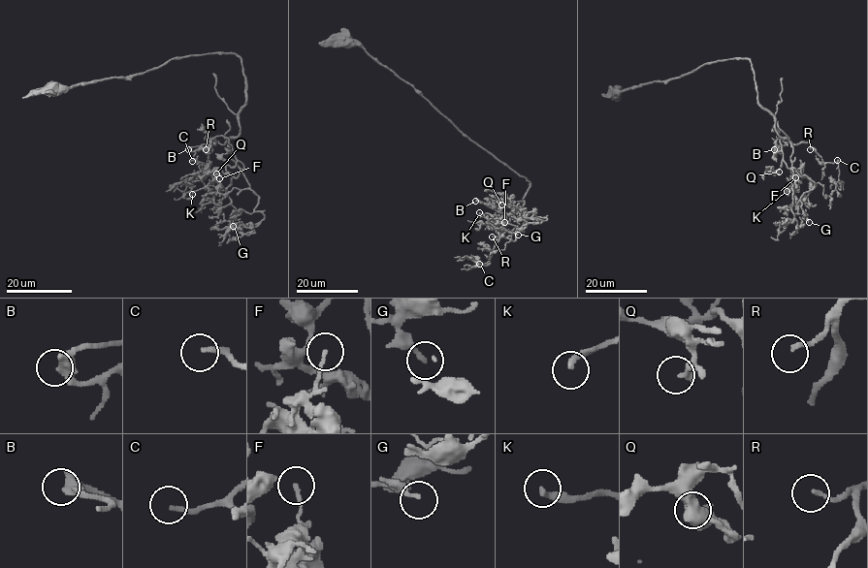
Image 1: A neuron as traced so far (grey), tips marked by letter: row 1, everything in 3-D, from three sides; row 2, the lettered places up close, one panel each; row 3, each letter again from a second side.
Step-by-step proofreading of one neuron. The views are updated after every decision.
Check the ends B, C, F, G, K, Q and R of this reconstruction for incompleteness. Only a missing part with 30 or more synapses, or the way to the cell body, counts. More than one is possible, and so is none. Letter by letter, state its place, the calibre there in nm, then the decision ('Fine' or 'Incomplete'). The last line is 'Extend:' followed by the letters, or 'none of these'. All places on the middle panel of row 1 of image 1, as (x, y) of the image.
B: Place: (475, 201). Thickness 340 nm. Incomplete
C: Place: (479, 264). Thickness 190 nm. Incomplete
F: Place: (504, 222). Thickness 140 nm. Fine
G: Place: (518, 235). Thickness 160 nm. Fine
K: Place: (479, 212). Thickness 240 nm. Fine
Q: Place: (501, 205). Thickness 160 nm. Fine
R: Place: (492, 236). Thickness 150 nm. Incomplete
Extend: B, C, R

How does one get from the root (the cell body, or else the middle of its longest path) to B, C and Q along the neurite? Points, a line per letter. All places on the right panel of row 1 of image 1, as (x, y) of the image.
B: (614, 91), (747, 58), (757, 102), (790, 144), (791, 167), (784, 161), (780, 137), (774, 149)
C: (614, 91), (747, 58), (757, 102), (773, 116), (776, 132), (791, 143), (808, 142), (824, 163), (837, 160)
Q: (614, 91), (747, 58), (757, 102), (792, 148), (791, 167), (783, 160), (778, 171), (771, 168), (779, 172)

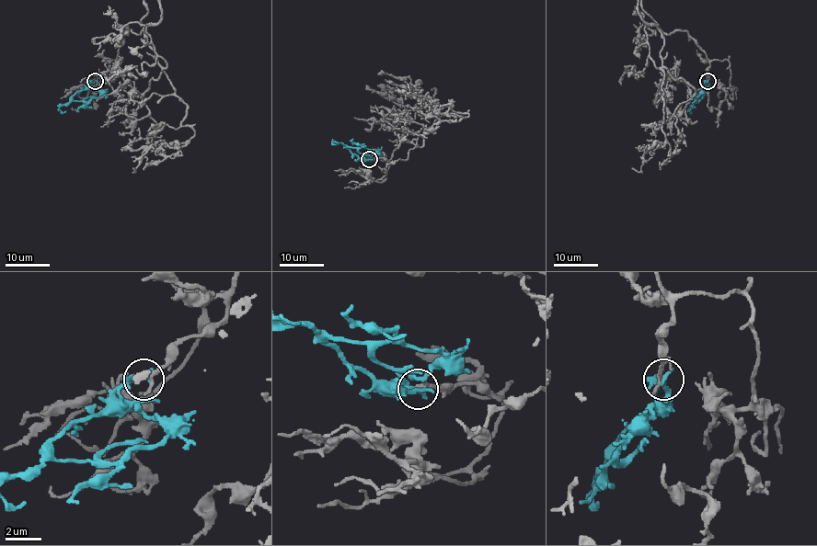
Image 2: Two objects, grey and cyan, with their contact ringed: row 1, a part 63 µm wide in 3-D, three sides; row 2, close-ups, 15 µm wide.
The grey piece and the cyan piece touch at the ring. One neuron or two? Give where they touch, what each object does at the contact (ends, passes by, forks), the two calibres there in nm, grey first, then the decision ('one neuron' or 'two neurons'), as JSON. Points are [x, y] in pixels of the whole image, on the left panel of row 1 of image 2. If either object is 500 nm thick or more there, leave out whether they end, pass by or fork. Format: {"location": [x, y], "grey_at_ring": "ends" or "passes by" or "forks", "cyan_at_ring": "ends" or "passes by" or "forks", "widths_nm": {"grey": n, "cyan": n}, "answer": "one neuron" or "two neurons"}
{"location": [95, 81], "grey_at_ring": "passes by", "cyan_at_ring": "ends", "widths_nm": {"grey": 160, "cyan": 320}, "answer": "one neuron"}

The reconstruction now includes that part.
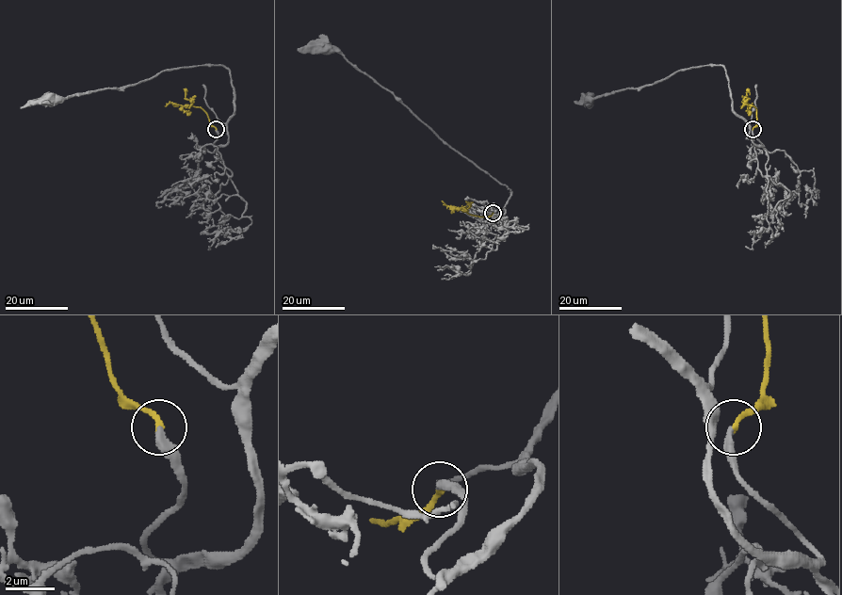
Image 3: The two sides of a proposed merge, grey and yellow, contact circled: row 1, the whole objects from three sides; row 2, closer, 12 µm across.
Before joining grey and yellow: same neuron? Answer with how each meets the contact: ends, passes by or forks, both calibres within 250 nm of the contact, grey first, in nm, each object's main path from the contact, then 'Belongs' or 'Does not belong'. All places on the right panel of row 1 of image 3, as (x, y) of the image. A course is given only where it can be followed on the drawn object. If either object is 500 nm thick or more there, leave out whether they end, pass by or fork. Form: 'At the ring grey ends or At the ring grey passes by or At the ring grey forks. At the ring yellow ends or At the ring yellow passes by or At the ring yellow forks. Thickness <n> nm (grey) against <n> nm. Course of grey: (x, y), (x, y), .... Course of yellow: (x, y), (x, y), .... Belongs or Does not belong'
At the ring grey ends. At the ring yellow ends. Thickness 320 nm (grey) against 240 nm. Course of grey: (752, 128), (764, 146), (752, 142), (749, 124), (732, 110), (721, 65), (682, 69), (637, 88), (586, 98). Course of yellow: (752, 128), (756, 123), (755, 108), (746, 103), (740, 105). Belongs

